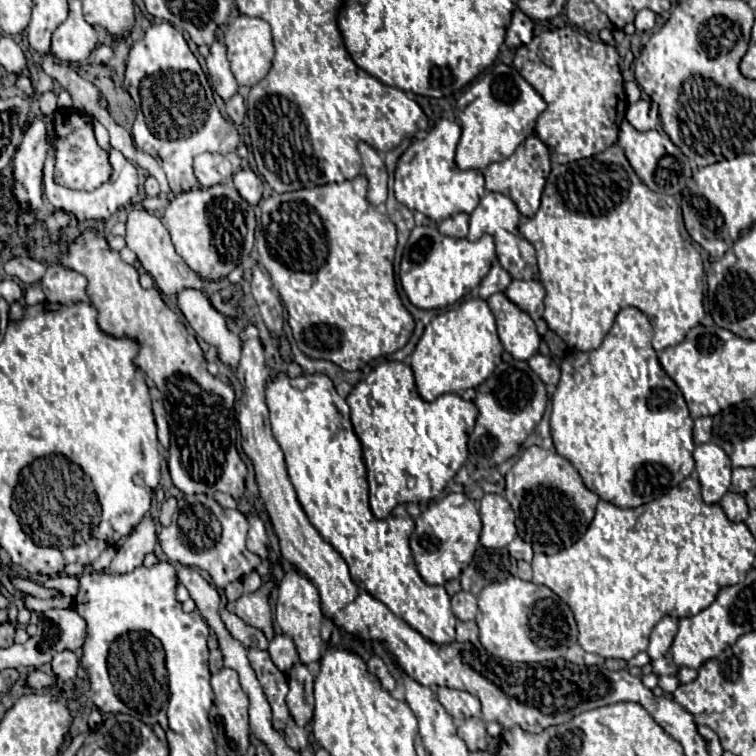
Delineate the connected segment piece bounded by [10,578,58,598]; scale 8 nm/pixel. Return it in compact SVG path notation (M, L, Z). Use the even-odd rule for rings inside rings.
M12 578L10 580L18 590L22 590L22 592L26 592L26 594L30 594L30 596L34 596L34 598L52 598L52 596L56 596L58 592L56 590L48 590L48 588L42 588L40 584L36 584L36 582L32 582L32 580L24 580L24 578Z

